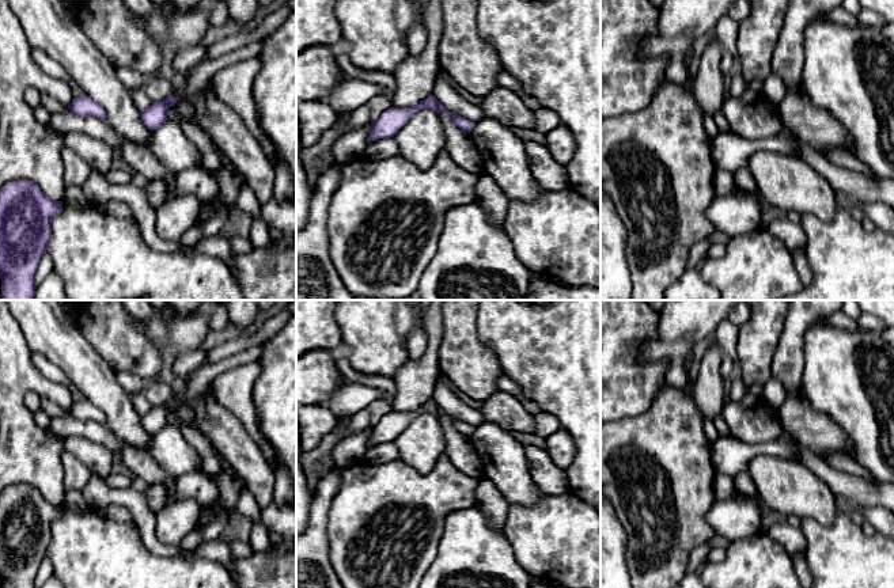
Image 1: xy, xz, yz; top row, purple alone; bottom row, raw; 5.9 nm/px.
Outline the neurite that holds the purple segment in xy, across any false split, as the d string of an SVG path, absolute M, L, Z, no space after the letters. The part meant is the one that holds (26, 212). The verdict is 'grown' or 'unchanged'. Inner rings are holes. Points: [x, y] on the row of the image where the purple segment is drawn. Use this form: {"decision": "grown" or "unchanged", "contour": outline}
{"decision": "unchanged", "contour": "M18 179L0 189L0 280L1 300L35 300L35 273L52 238L52 220L62 202L49 198L38 183Z"}

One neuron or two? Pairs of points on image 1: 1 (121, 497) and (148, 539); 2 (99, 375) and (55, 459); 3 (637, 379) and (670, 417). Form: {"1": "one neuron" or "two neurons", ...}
{"1": "one neuron", "2": "two neurons", "3": "two neurons"}

